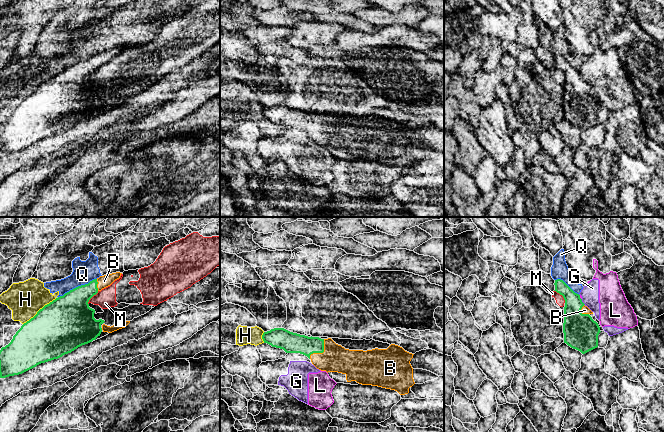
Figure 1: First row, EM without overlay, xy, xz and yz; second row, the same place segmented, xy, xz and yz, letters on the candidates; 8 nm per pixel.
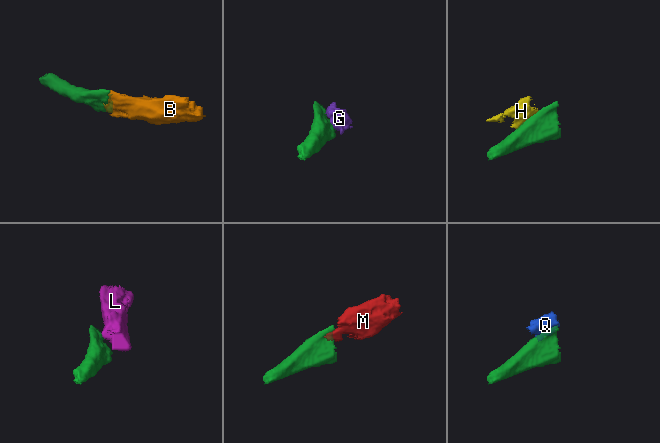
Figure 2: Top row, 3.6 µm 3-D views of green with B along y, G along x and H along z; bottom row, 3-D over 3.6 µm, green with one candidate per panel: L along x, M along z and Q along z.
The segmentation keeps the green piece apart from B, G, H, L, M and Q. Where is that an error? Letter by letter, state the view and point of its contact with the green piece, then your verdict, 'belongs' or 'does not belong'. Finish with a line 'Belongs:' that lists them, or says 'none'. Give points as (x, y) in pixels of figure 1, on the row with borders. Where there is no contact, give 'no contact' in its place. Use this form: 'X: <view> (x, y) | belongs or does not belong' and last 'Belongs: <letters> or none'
B: xz (321, 352) | belongs
G: yz (582, 302) | does not belong
H: xy (39, 310) | does not belong
L: yz (579, 297) | does not belong
M: yz (561, 294) | does not belong
Q: xy (78, 286) | does not belong
Belongs: B

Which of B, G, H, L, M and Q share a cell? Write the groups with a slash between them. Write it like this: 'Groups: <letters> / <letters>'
Groups: B / G L / H Q / M

